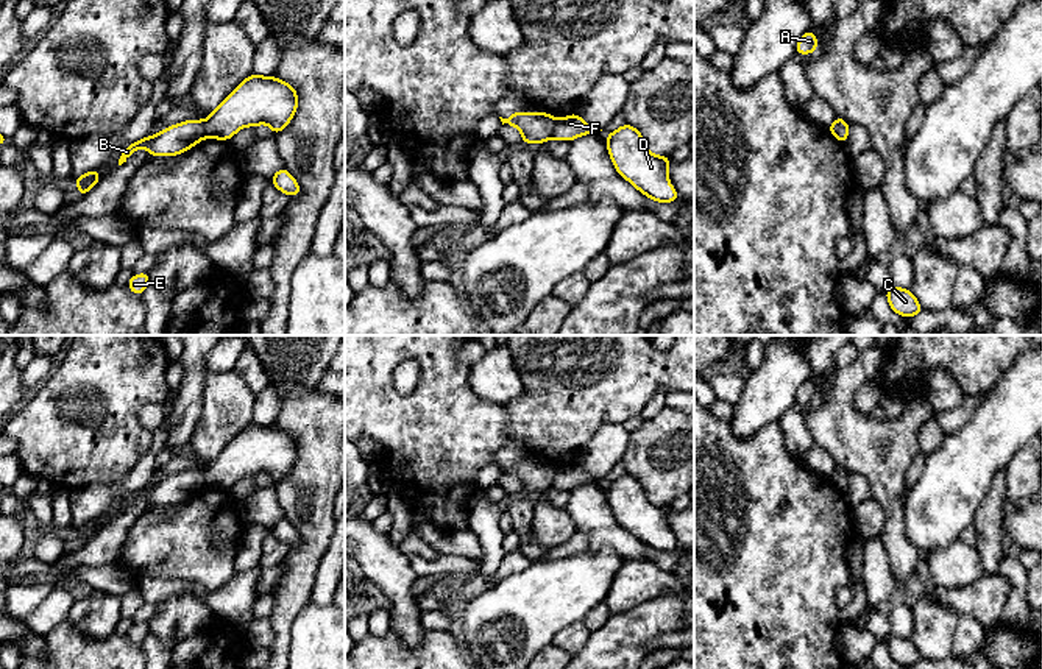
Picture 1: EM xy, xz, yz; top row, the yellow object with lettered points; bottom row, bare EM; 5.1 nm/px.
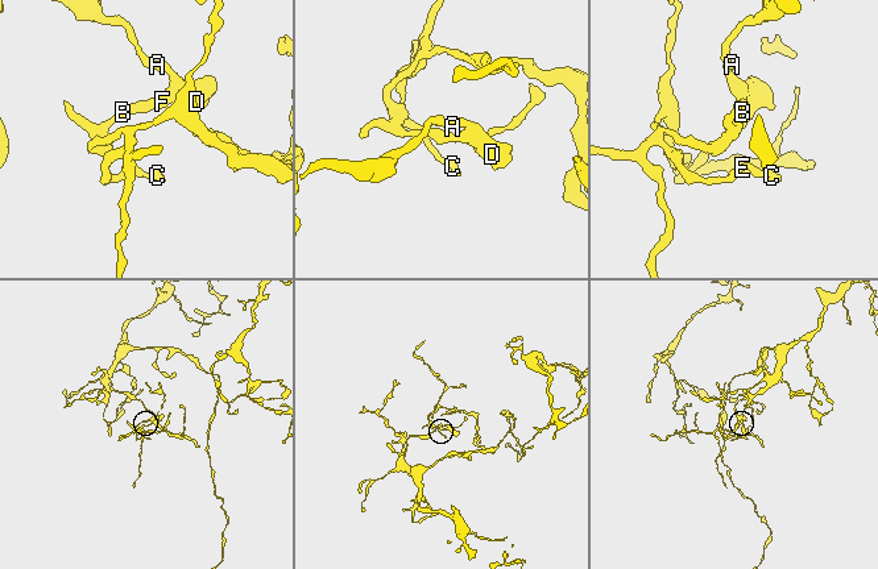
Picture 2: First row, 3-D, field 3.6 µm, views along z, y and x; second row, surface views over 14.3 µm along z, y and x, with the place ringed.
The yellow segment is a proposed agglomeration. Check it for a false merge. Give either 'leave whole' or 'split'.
split

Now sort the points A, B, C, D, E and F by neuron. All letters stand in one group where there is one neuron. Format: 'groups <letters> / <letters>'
groups A D F / B C E

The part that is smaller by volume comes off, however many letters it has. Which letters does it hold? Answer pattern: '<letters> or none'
B, C, E

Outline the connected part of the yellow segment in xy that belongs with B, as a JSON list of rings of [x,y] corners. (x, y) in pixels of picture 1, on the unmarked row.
[[[186,469],[161,480],[159,483],[142,487],[140,490],[129,493],[120,508],[119,515],[139,497],[147,497],[150,505],[176,505],[206,487],[206,477],[203,469]]]

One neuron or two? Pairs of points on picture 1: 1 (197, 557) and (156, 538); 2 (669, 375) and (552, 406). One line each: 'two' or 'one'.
1: one
2: one

